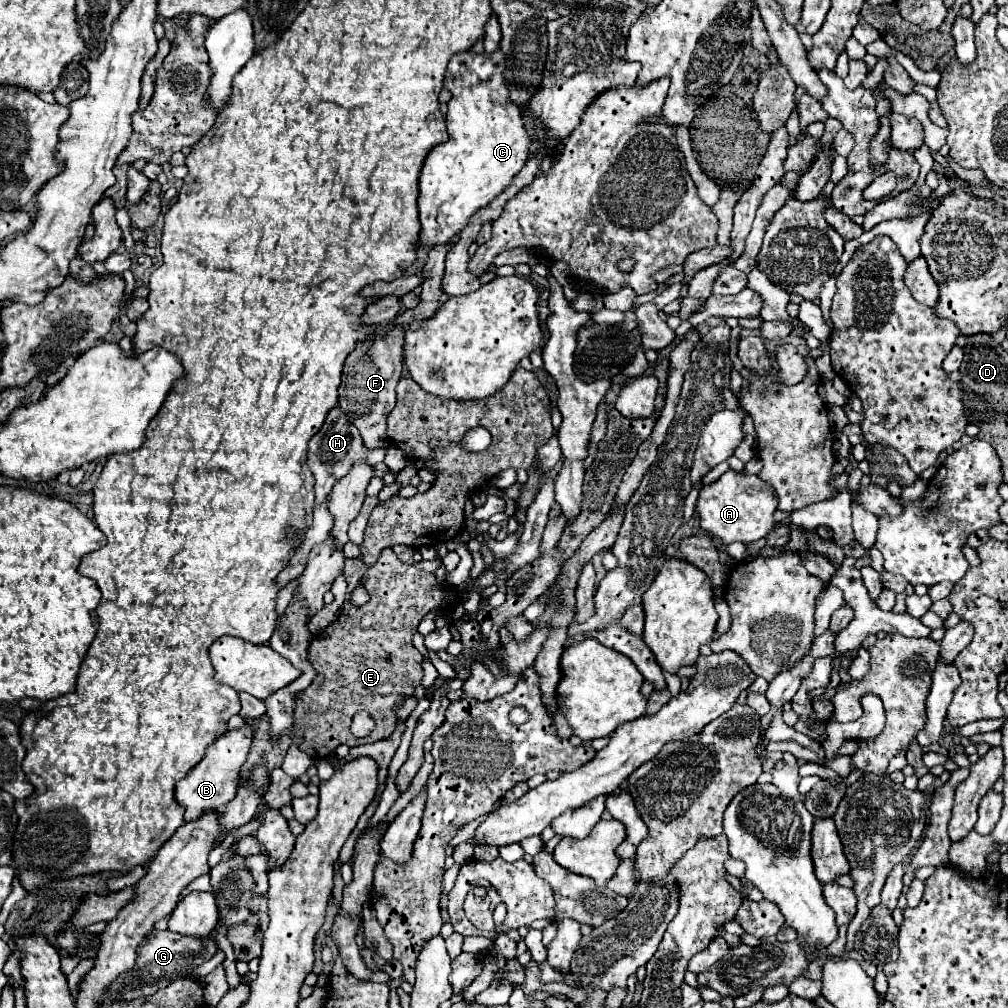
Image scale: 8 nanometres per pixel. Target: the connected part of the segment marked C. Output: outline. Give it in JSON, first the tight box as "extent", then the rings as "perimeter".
{"extent":[417,51,530,245],"perimeter":[[[464,51],[450,59],[446,69],[444,87],[450,91],[452,99],[448,101],[448,141],[440,143],[438,147],[430,149],[424,159],[419,177],[419,196],[417,200],[419,220],[422,223],[420,245],[438,245],[448,243],[456,233],[466,227],[470,217],[486,207],[496,195],[500,195],[506,185],[512,183],[514,175],[524,167],[528,155],[526,147],[530,145],[530,137],[526,135],[520,107],[508,95],[508,79],[504,77],[506,69],[506,55],[500,51],[494,53],[474,53]]]}

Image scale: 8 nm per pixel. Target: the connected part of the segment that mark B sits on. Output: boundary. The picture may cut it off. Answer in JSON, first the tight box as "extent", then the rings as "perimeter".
{"extent":[174,723,252,821],"perimeter":[[[246,723],[242,729],[222,735],[222,739],[218,739],[214,745],[208,747],[204,759],[194,769],[190,769],[190,773],[184,779],[176,783],[174,797],[184,807],[184,821],[196,821],[204,813],[220,811],[226,803],[230,803],[236,797],[238,783],[242,781],[238,771],[250,751],[250,739],[252,739],[250,723]]]}

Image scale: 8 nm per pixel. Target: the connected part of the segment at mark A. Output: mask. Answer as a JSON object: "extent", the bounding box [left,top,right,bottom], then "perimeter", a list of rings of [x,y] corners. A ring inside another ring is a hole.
{"extent":[696,469,778,545],"perimeter":[[[732,469],[726,471],[718,481],[712,485],[702,487],[696,509],[700,513],[700,527],[720,537],[726,545],[740,541],[744,545],[758,541],[762,537],[768,537],[768,533],[774,529],[774,511],[778,509],[778,495],[774,487],[768,483],[762,483],[756,475],[736,475]]]}

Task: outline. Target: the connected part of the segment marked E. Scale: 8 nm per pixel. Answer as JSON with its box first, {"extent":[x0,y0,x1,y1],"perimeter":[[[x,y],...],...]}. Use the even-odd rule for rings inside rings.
{"extent":[294,549,456,759],"perimeter":[[[384,549],[380,555],[380,561],[374,567],[364,567],[360,559],[346,559],[344,565],[344,577],[348,583],[348,593],[356,589],[360,583],[370,593],[370,601],[362,607],[354,607],[350,603],[344,603],[338,619],[330,623],[320,635],[312,637],[308,645],[308,661],[316,671],[314,681],[296,695],[296,701],[300,705],[294,707],[294,729],[304,729],[306,741],[300,745],[300,751],[310,755],[312,759],[324,759],[334,757],[334,751],[338,745],[364,745],[364,743],[376,743],[382,739],[388,739],[396,727],[396,703],[404,701],[406,697],[414,695],[414,689],[420,685],[422,679],[422,655],[412,645],[412,635],[416,633],[418,623],[424,619],[428,611],[432,611],[436,605],[444,605],[444,609],[452,607],[456,603],[456,593],[450,589],[448,603],[444,603],[444,597],[448,595],[446,589],[432,589],[436,585],[436,577],[432,573],[426,573],[422,569],[416,569],[414,565],[402,563],[392,549]],[[356,711],[368,711],[372,713],[376,721],[376,729],[366,737],[358,739],[350,733],[350,723]]]}

